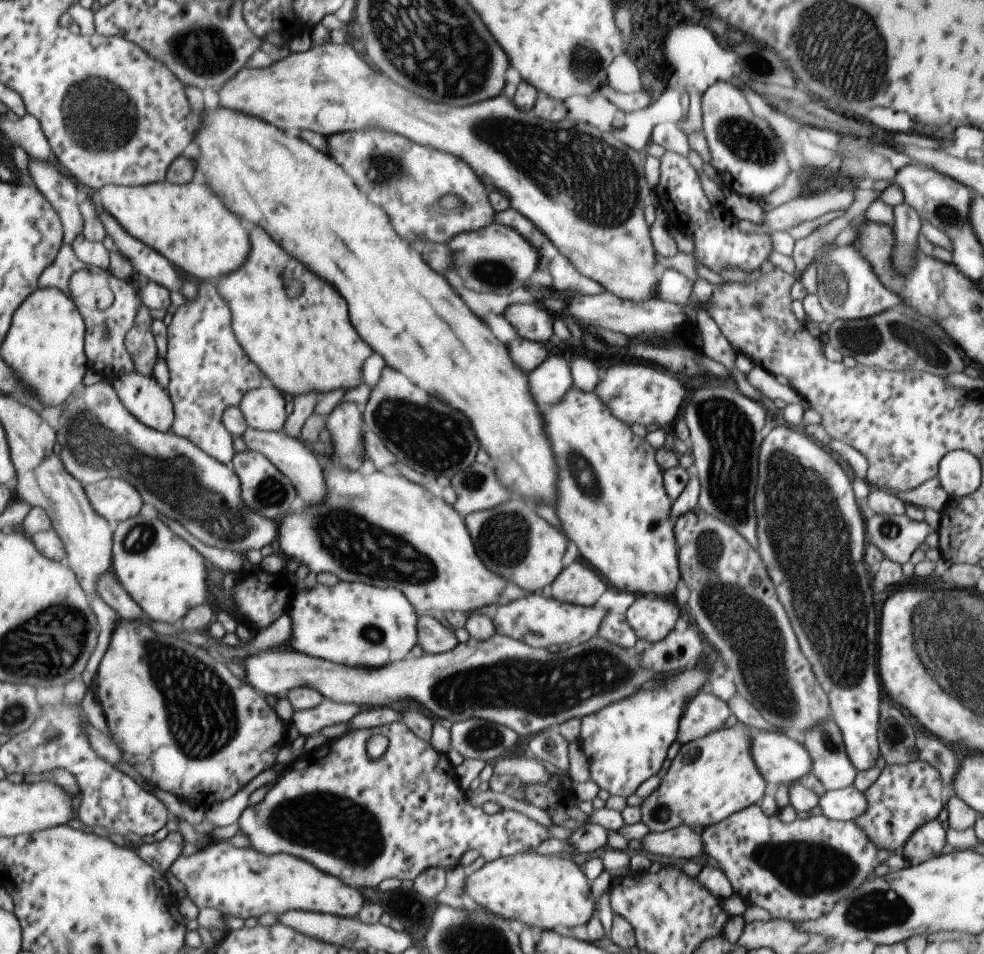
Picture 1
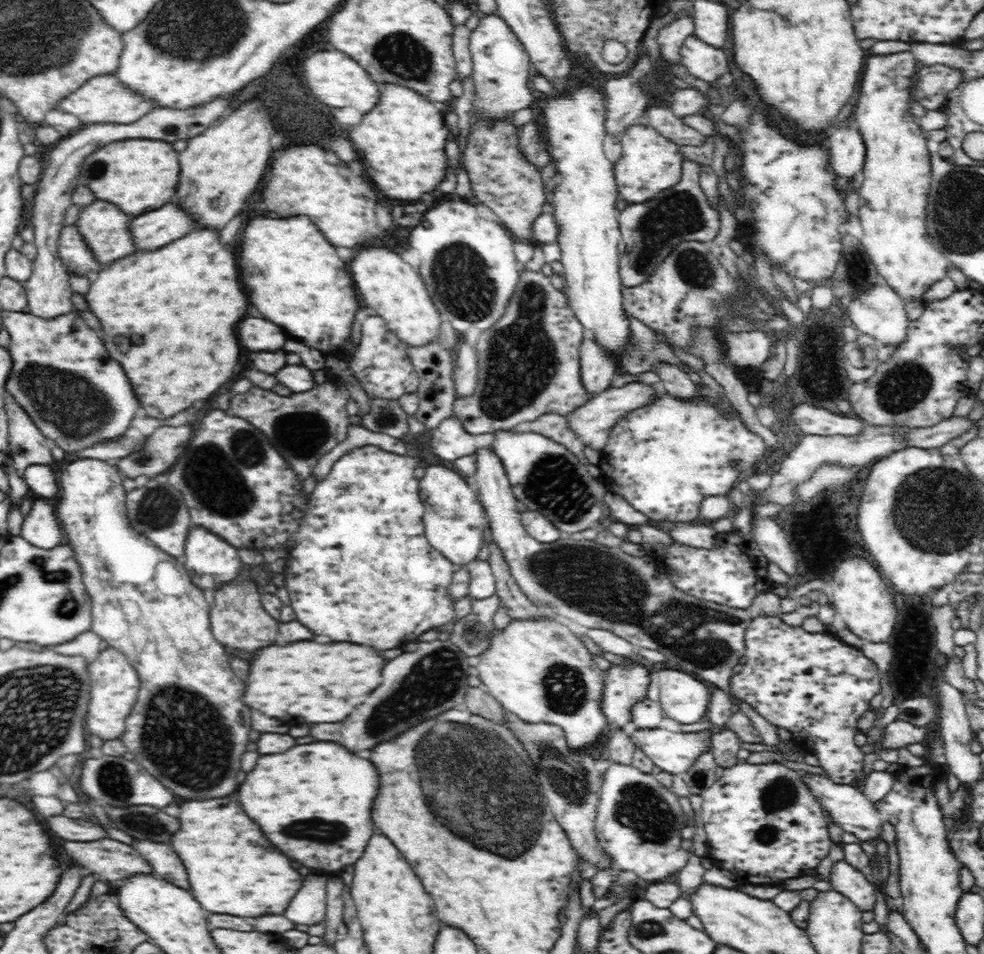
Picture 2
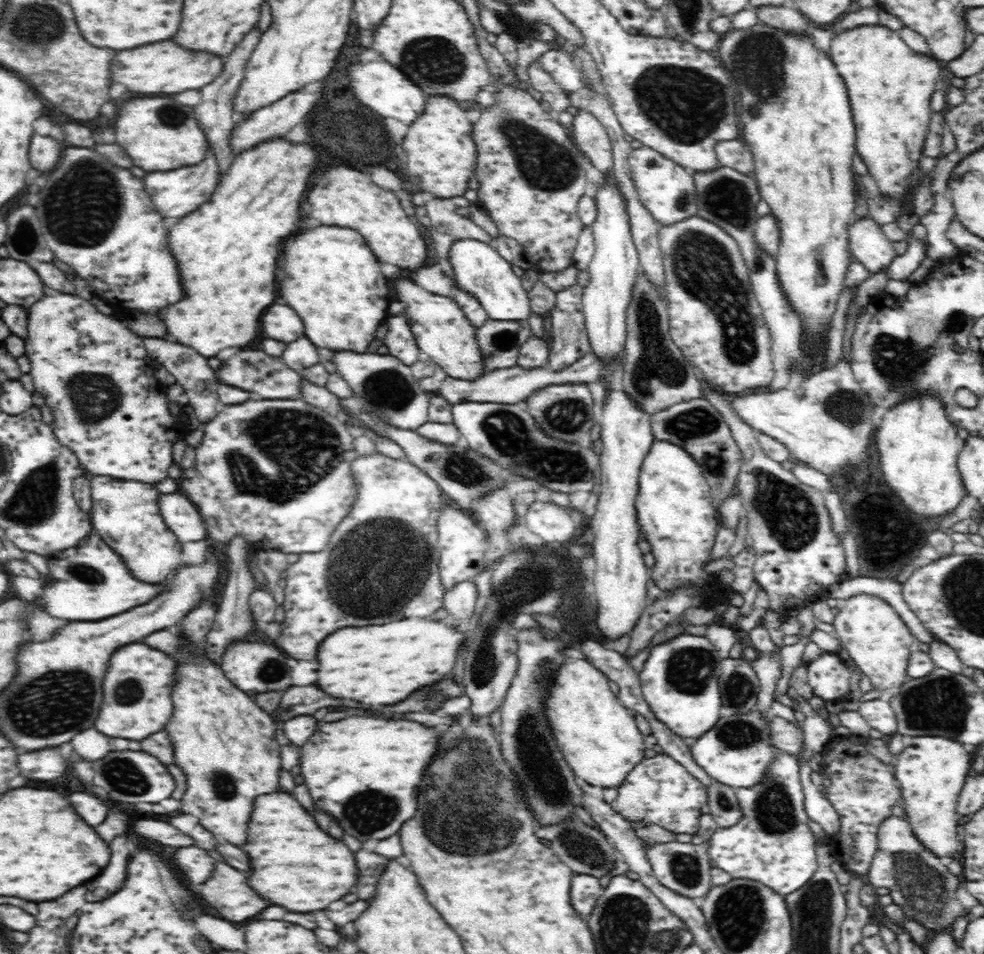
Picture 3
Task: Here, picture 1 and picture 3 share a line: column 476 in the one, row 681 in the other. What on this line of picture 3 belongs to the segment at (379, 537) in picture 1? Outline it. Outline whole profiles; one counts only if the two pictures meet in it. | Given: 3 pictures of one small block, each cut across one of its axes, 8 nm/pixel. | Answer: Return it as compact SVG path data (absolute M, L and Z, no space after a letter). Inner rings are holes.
M568 660L557 672L545 713L574 774L592 786L617 789L627 774L646 758L646 734L637 727L631 710L618 703L608 682L610 679L588 660Z

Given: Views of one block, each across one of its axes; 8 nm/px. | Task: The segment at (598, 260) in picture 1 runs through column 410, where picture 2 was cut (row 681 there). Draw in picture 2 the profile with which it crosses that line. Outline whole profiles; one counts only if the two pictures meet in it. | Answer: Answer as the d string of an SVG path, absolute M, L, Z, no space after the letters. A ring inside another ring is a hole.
M108 647L104 652L100 652L96 662L88 666L90 678L92 678L92 690L90 690L86 728L88 732L100 736L102 740L120 739L120 734L124 734L124 720L132 712L132 706L136 704L141 678L124 656L123 652L114 647Z

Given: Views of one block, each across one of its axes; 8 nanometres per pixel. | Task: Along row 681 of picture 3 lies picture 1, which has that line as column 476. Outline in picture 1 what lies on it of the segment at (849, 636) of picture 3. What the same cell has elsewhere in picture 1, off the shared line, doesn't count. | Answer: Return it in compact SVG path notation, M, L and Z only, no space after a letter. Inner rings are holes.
M533 851L486 862L463 880L462 896L487 912L517 922L520 926L552 931L555 926L573 928L593 914L593 900L581 870L569 858L540 855Z

